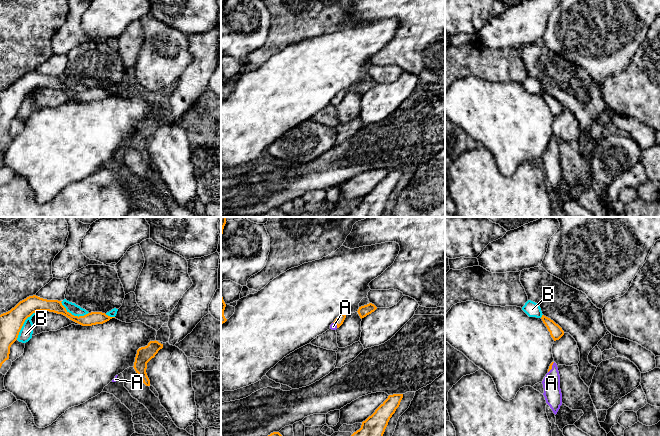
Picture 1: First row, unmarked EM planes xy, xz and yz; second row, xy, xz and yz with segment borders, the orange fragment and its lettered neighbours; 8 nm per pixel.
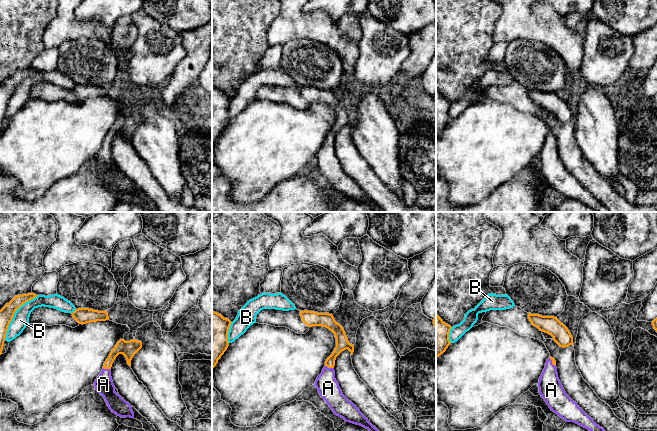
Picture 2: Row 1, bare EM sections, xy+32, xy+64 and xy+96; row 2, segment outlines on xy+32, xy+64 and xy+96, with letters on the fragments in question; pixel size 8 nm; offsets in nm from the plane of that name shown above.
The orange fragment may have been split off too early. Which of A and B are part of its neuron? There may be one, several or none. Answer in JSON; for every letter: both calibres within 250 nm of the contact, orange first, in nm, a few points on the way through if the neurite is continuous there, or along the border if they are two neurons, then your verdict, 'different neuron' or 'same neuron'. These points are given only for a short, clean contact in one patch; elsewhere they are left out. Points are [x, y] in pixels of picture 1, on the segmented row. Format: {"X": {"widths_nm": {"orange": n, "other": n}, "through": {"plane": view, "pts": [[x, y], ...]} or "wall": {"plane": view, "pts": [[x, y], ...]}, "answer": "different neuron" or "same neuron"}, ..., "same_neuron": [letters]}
{"A": {"widths_nm": {"orange": 30, "other": 140}, "through": {"plane": "yz", "pts": [[550, 367], [551, 367], [551, 383]]}, "answer": "same neuron"}, "B": {"widths_nm": {"orange": 190, "other": 110}, "answer": "different neuron"}, "same_neuron": ["A"]}

